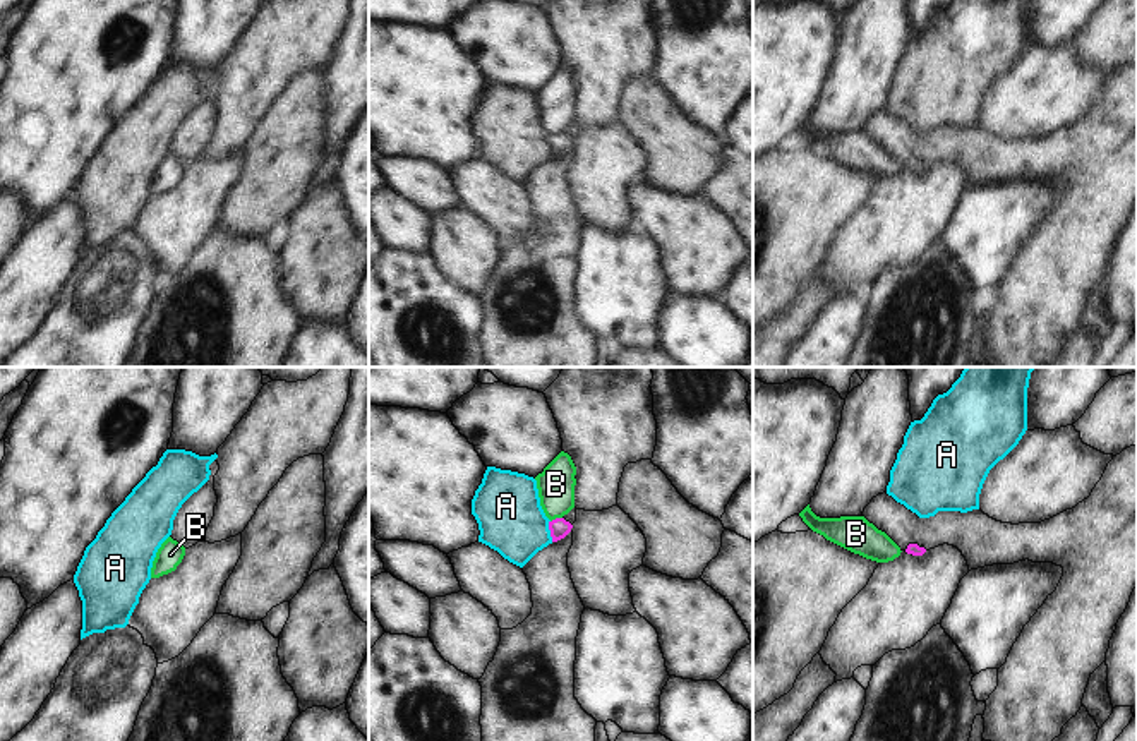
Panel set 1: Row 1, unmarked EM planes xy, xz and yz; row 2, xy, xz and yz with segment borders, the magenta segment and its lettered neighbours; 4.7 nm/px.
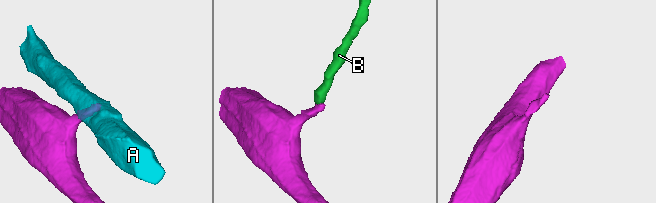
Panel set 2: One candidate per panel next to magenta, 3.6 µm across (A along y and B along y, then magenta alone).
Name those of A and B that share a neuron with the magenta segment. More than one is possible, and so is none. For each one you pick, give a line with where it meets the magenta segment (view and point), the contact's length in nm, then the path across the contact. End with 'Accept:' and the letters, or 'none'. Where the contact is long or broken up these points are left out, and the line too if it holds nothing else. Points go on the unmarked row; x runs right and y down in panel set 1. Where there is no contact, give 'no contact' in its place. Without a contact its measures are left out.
B: xz (556, 134) | 60 nm | across xz (559, 143), (556, 134), (556, 100)
Accept: B

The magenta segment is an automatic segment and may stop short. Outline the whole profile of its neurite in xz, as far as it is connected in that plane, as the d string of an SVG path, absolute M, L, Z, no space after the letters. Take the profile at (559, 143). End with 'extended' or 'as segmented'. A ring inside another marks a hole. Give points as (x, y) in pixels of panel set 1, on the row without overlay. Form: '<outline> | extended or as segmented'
M561 67L542 89L535 93L540 122L549 137L552 158L564 154L573 141L562 132L575 124L576 82L571 72Z | extended

